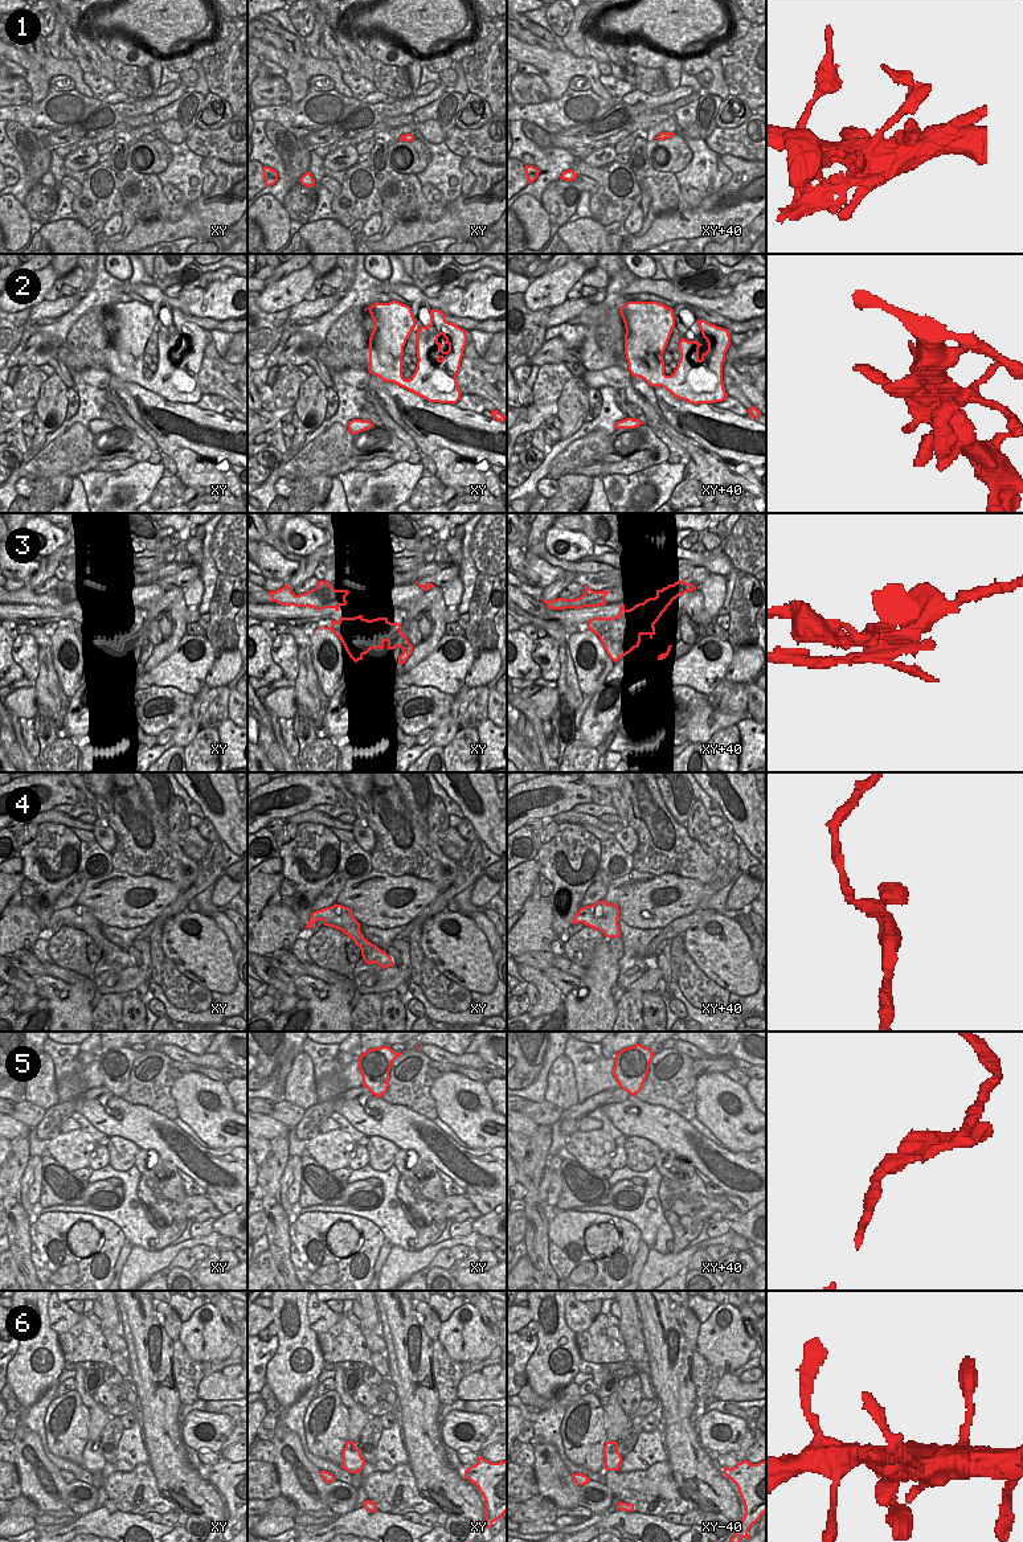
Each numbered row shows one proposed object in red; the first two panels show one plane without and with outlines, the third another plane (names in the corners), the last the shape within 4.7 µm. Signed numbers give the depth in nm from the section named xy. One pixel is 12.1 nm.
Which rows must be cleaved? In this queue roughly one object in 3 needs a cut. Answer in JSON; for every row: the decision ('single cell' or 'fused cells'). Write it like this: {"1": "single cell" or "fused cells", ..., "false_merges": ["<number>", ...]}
{"1": "fused cells", "2": "single cell", "3": "fused cells", "4": "single cell", "5": "single cell", "6": "single cell", "false_merges": ["1", "3"]}

